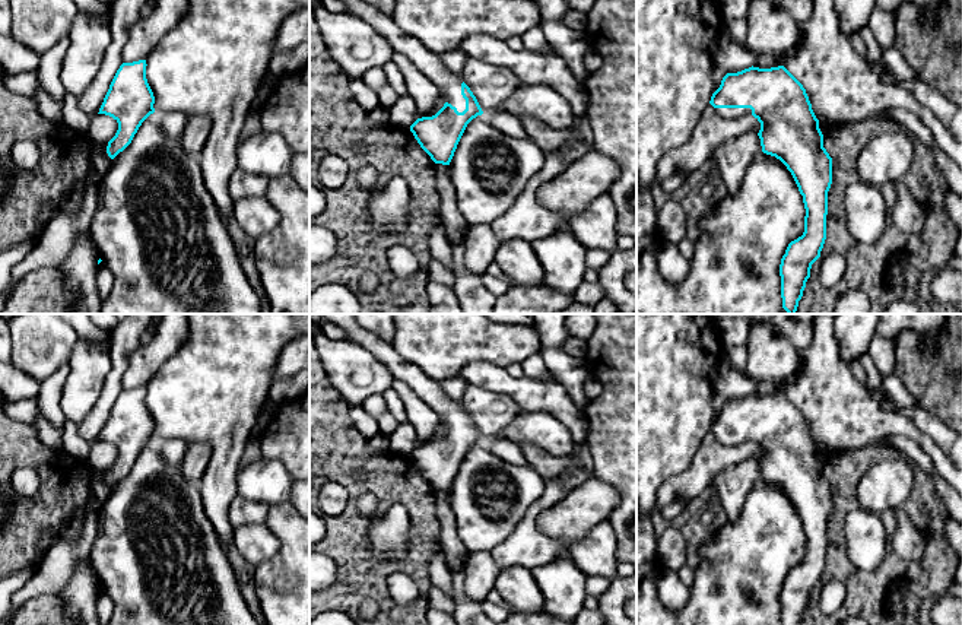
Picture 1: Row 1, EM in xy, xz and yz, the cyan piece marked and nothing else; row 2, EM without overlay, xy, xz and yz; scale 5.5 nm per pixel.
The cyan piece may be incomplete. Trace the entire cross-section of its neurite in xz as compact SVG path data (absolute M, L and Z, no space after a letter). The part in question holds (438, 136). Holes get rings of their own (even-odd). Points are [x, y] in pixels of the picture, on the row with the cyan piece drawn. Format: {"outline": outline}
{"outline": "M342 0L349 13L356 16L359 20L368 23L374 31L381 34L391 45L396 54L406 55L426 77L429 77L434 85L444 95L444 107L432 117L417 118L412 126L410 131L420 145L420 147L431 156L435 164L450 165L457 145L467 127L467 124L482 115L483 111L470 91L470 88L463 82L460 73L448 72L439 61L438 55L420 44L416 38L406 34L394 20L393 16L382 13L378 7L366 3L365 0Z"}

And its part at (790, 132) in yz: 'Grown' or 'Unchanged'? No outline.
Grown

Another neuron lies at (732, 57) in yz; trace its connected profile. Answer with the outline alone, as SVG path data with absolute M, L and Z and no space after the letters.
M723 32L712 47L712 58L727 74L752 67L758 55L746 44L733 42Z

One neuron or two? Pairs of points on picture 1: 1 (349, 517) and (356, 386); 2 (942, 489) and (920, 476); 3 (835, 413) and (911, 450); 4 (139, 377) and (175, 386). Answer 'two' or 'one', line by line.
1: two
2: two
3: two
4: two

